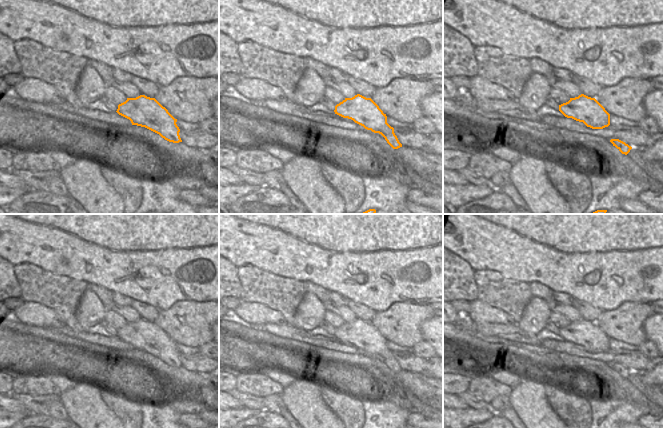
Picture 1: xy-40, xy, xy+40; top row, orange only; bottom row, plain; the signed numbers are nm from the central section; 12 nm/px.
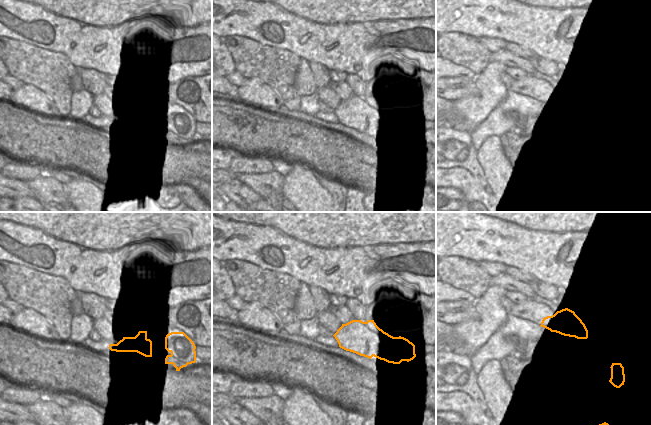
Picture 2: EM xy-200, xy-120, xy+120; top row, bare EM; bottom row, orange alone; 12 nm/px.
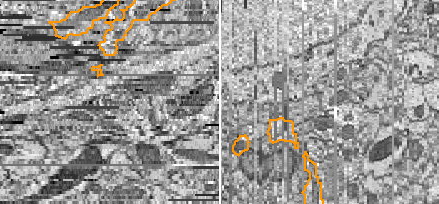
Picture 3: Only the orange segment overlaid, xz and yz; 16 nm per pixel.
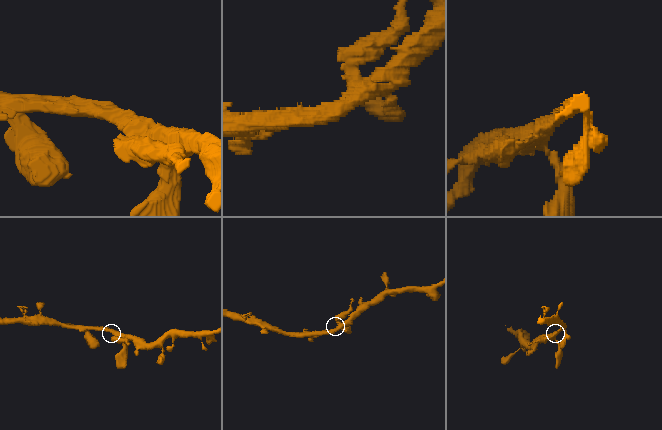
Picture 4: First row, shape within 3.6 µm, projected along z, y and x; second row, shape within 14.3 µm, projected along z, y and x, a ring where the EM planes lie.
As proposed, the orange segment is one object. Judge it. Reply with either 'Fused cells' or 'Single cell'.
Single cell

